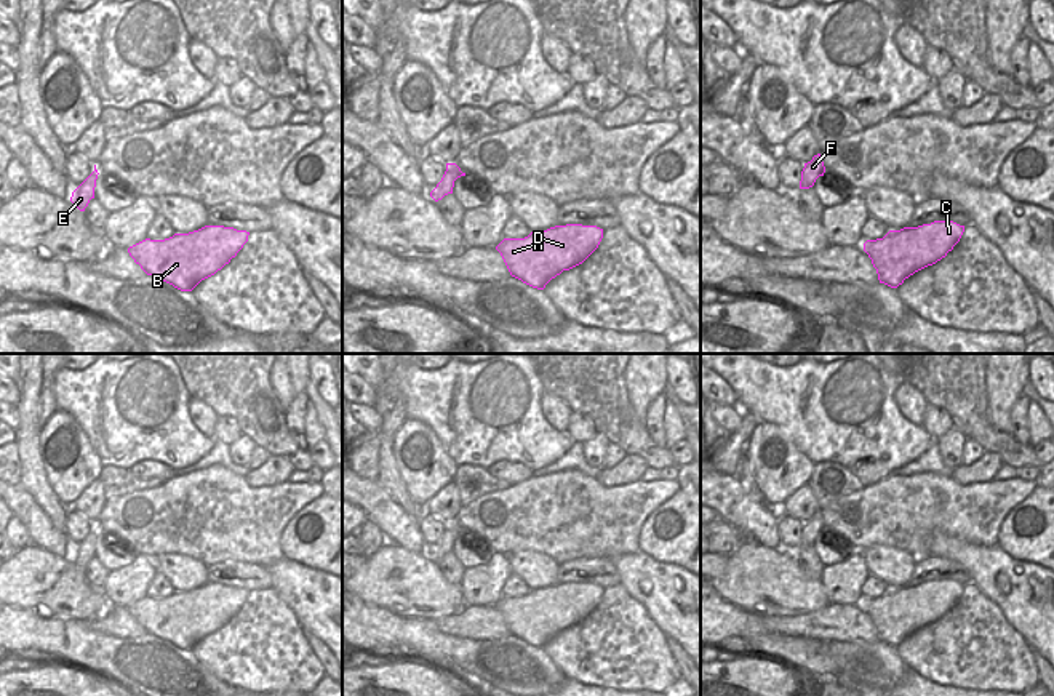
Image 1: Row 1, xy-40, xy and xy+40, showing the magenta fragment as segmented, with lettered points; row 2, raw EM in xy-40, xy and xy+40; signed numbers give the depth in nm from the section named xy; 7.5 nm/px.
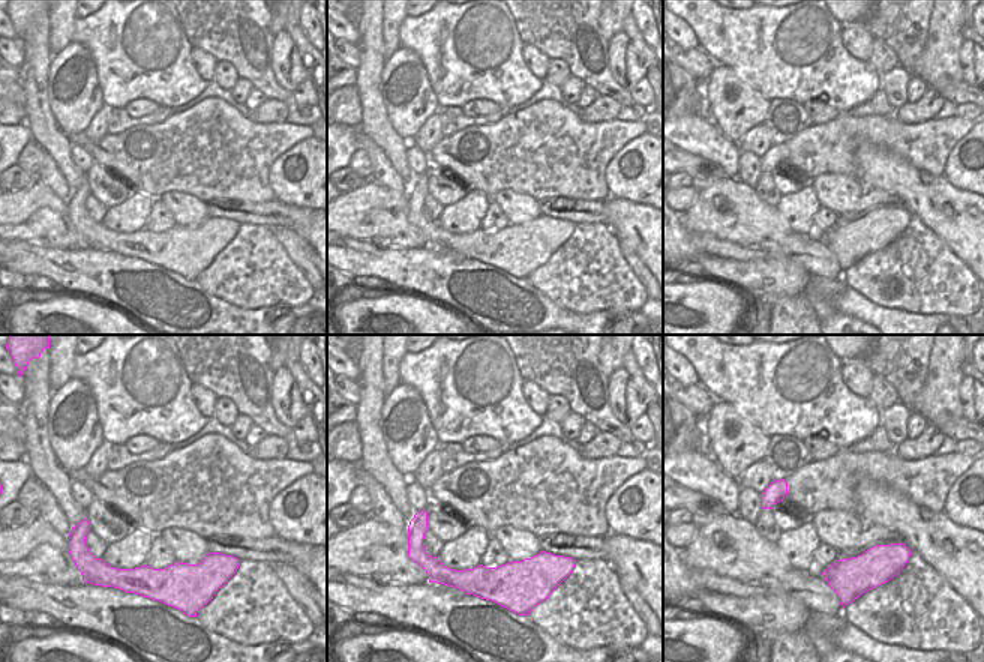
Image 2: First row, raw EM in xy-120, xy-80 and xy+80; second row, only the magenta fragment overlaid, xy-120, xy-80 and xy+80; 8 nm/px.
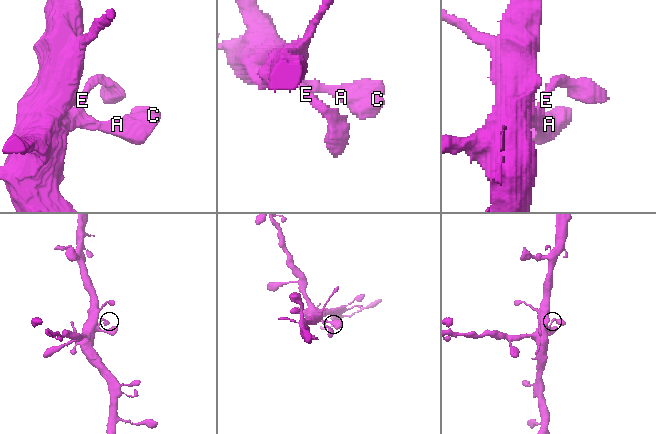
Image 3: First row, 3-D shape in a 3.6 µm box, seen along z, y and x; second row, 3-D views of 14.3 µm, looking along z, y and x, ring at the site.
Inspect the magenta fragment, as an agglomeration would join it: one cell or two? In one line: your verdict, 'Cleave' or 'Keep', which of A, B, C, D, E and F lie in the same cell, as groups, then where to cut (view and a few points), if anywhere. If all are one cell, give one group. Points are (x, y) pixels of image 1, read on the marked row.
Keep. Groups: A B C D E F. No split.

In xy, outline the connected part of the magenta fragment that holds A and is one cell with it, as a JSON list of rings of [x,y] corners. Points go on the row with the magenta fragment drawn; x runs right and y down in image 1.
[[[566,224],[531,232],[525,238],[504,238],[496,250],[512,277],[544,290],[563,270],[582,264],[601,238],[603,229],[597,226]]]

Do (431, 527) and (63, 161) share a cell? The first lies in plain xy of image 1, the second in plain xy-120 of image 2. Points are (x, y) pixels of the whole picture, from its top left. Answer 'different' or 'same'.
different

